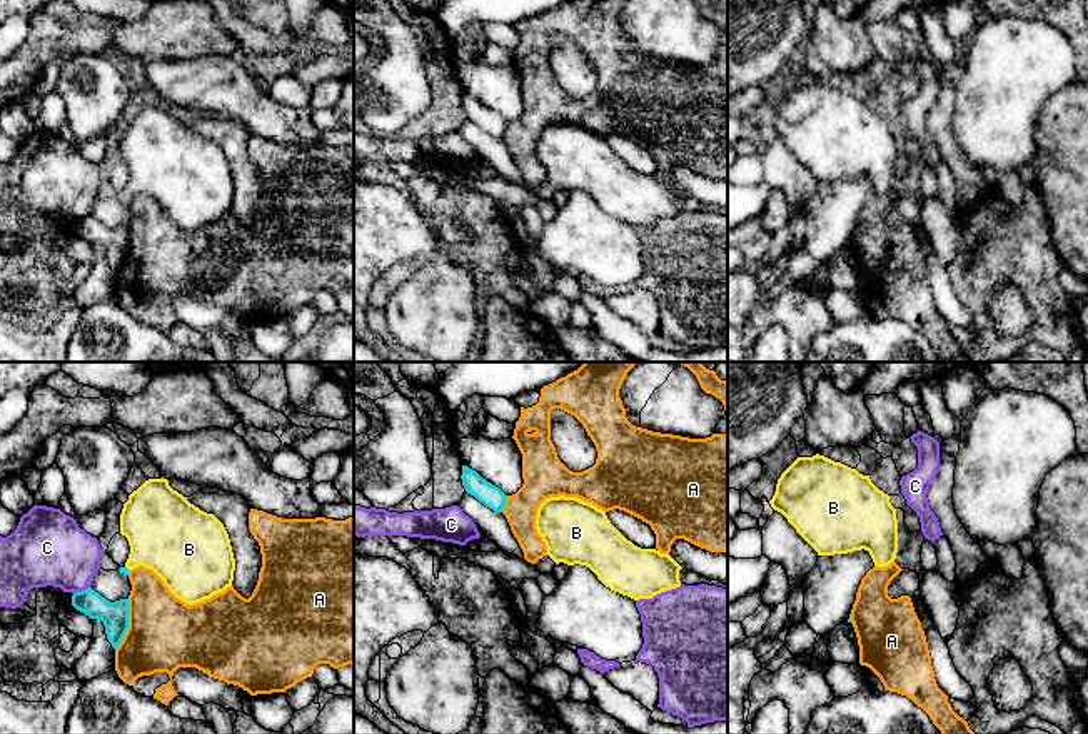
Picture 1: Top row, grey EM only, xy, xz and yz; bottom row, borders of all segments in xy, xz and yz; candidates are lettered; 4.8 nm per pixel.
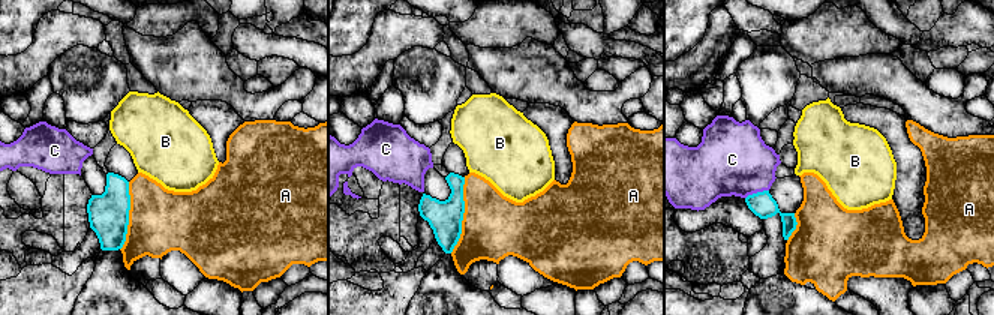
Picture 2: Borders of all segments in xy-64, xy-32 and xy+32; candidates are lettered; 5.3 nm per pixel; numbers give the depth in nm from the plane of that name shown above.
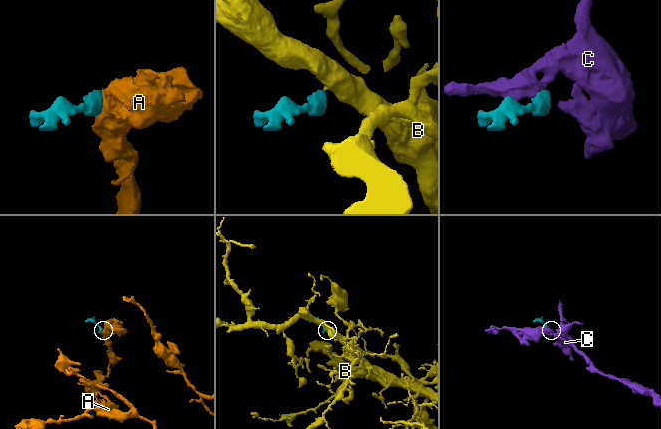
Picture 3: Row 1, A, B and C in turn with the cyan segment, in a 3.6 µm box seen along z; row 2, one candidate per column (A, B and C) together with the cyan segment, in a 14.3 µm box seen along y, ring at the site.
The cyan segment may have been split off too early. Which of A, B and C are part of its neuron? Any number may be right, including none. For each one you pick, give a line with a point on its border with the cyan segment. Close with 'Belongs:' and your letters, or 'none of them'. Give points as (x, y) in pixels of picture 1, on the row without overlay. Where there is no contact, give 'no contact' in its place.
B: no contact
Belongs: B

